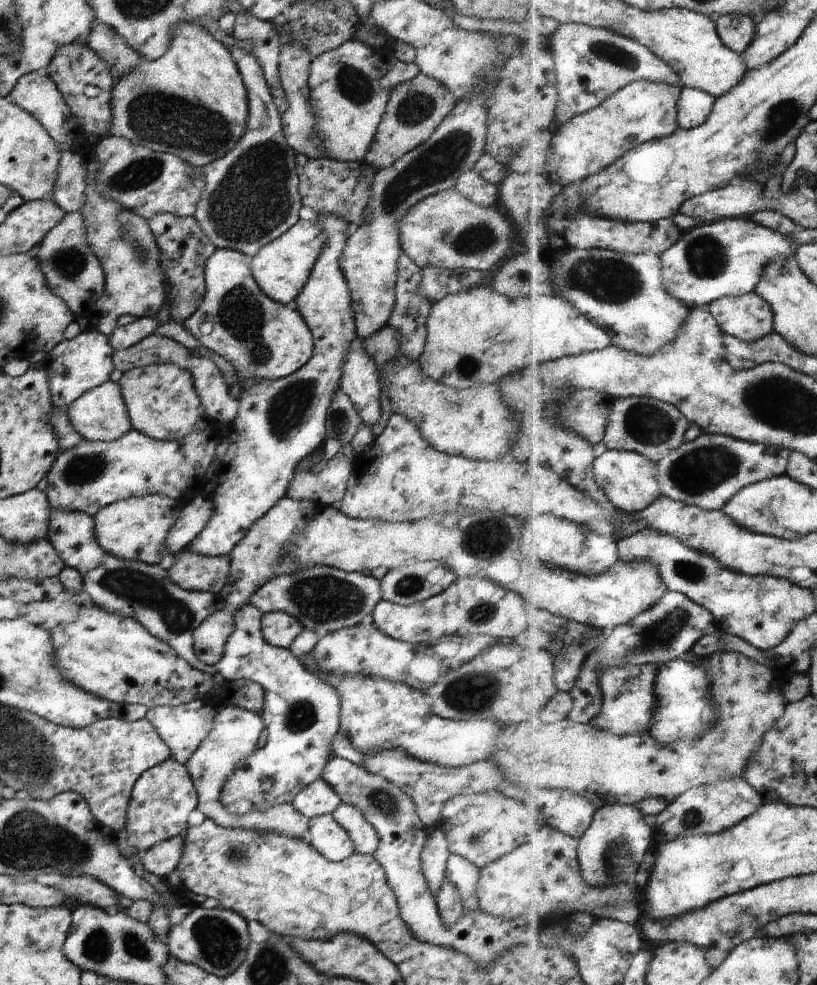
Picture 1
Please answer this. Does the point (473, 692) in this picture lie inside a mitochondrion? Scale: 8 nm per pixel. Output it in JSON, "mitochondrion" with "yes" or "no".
{"mitochondrion":"yes"}

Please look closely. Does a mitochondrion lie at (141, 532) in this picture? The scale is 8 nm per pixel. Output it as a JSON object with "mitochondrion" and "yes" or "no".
{"mitochondrion":"no"}

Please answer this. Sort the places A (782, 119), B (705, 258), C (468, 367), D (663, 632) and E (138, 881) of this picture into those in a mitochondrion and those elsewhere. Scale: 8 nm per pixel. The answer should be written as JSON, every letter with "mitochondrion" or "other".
{"A":"mitochondrion","B":"mitochondrion","C":"mitochondrion","D":"mitochondrion","E":"other"}

